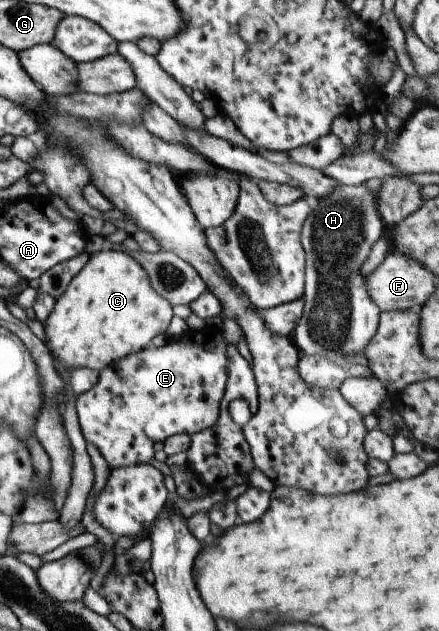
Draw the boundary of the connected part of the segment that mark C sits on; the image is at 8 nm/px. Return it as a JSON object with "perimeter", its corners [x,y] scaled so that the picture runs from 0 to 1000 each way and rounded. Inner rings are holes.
{"perimeter":[[[273,396],[223,398],[205,404],[203,415],[130,472],[121,494],[98,510],[98,523],[107,532],[103,545],[116,564],[130,567],[130,574],[139,574],[148,586],[159,590],[171,583],[203,583],[230,590],[262,571],[330,555],[353,532],[376,529],[394,502],[392,482],[353,463],[335,429],[312,412]]]}

